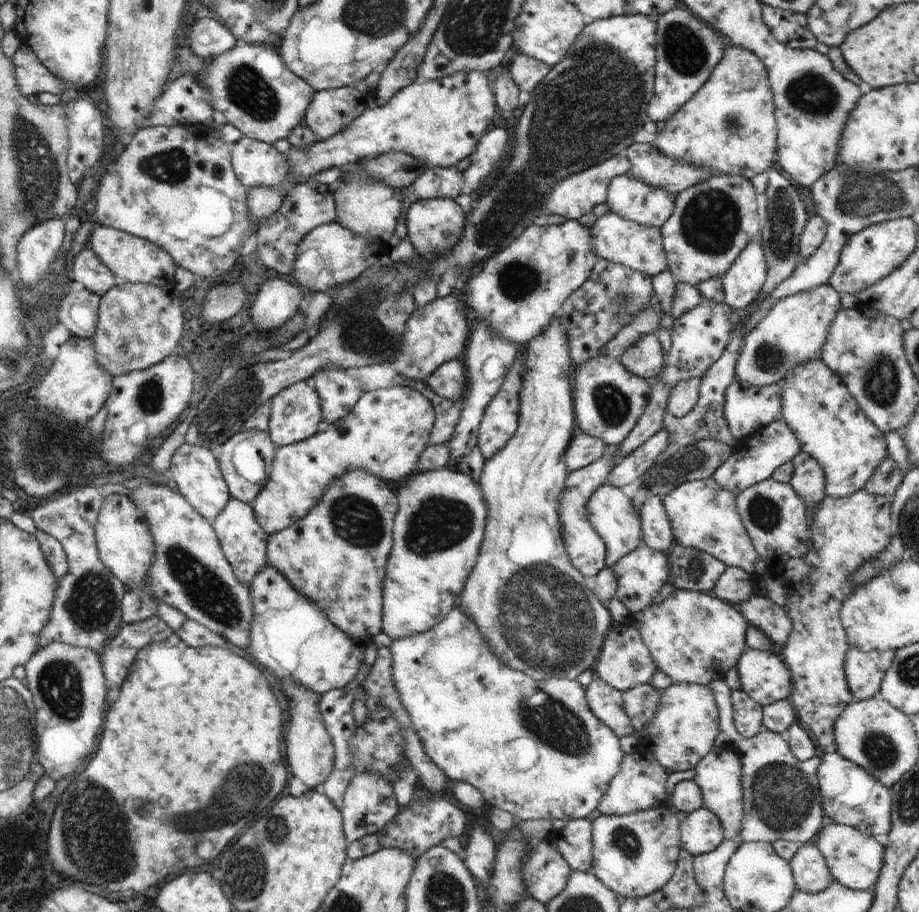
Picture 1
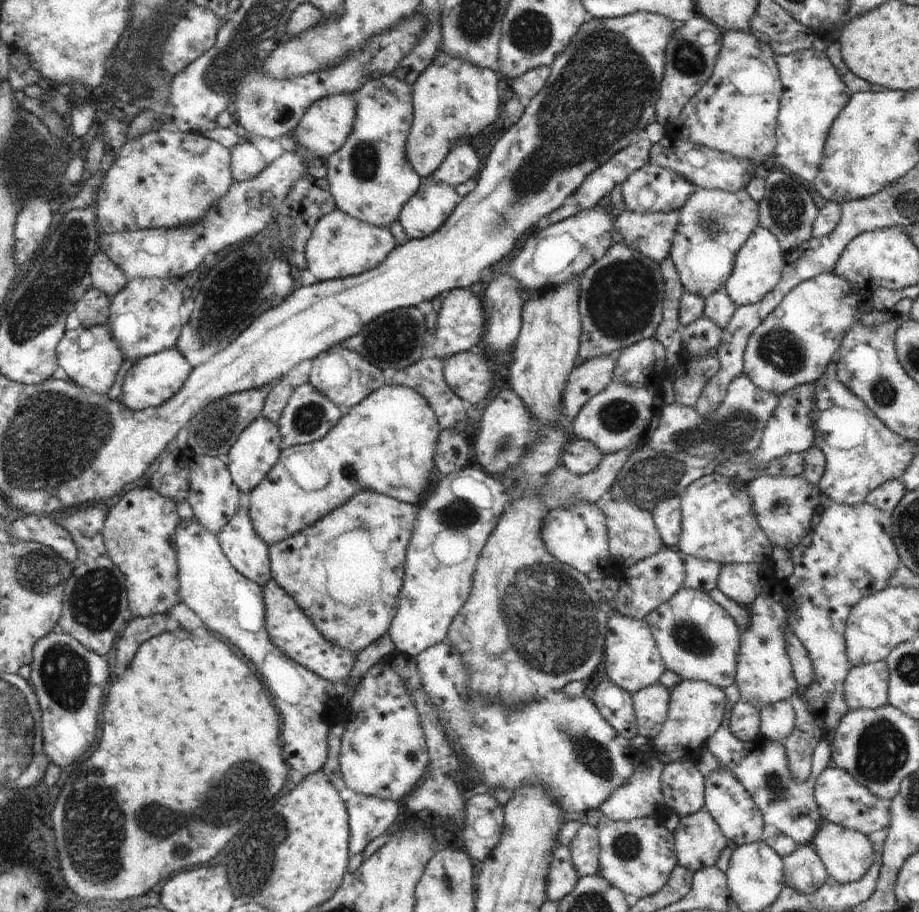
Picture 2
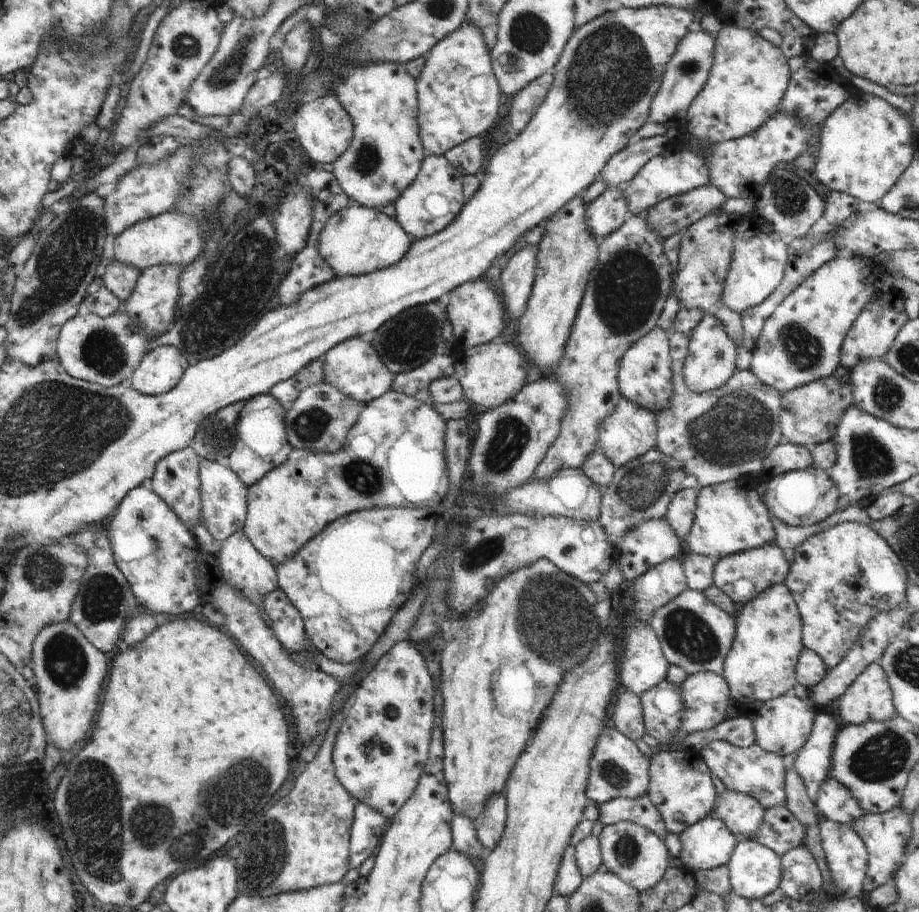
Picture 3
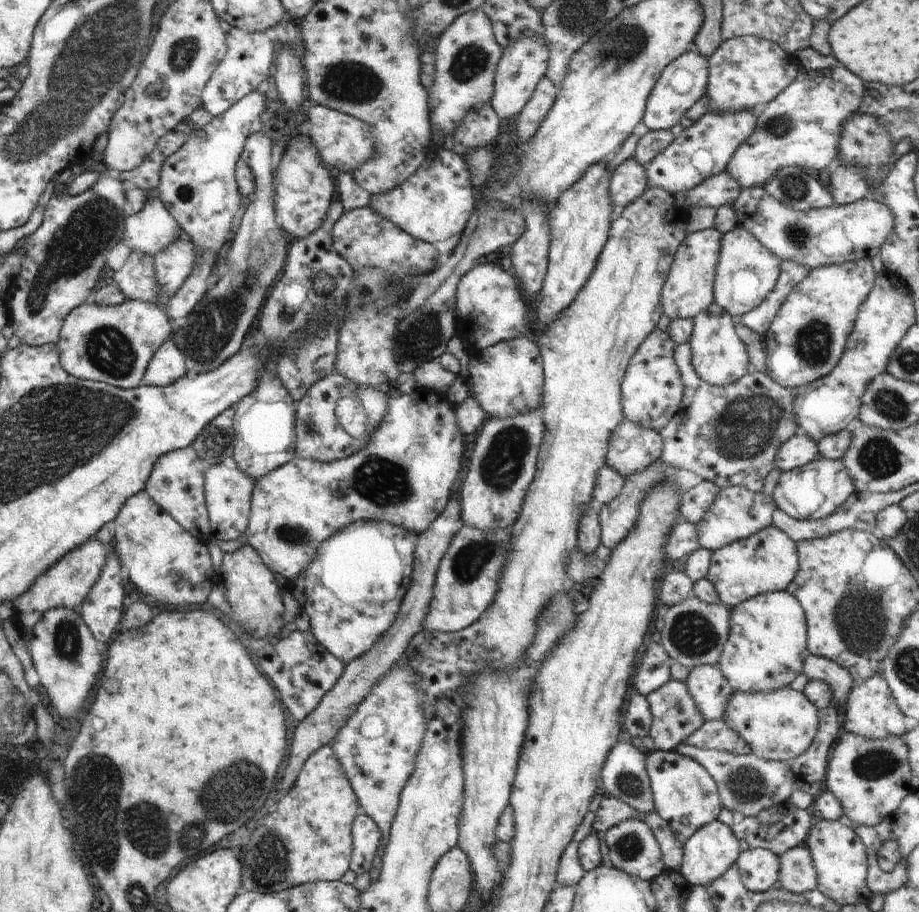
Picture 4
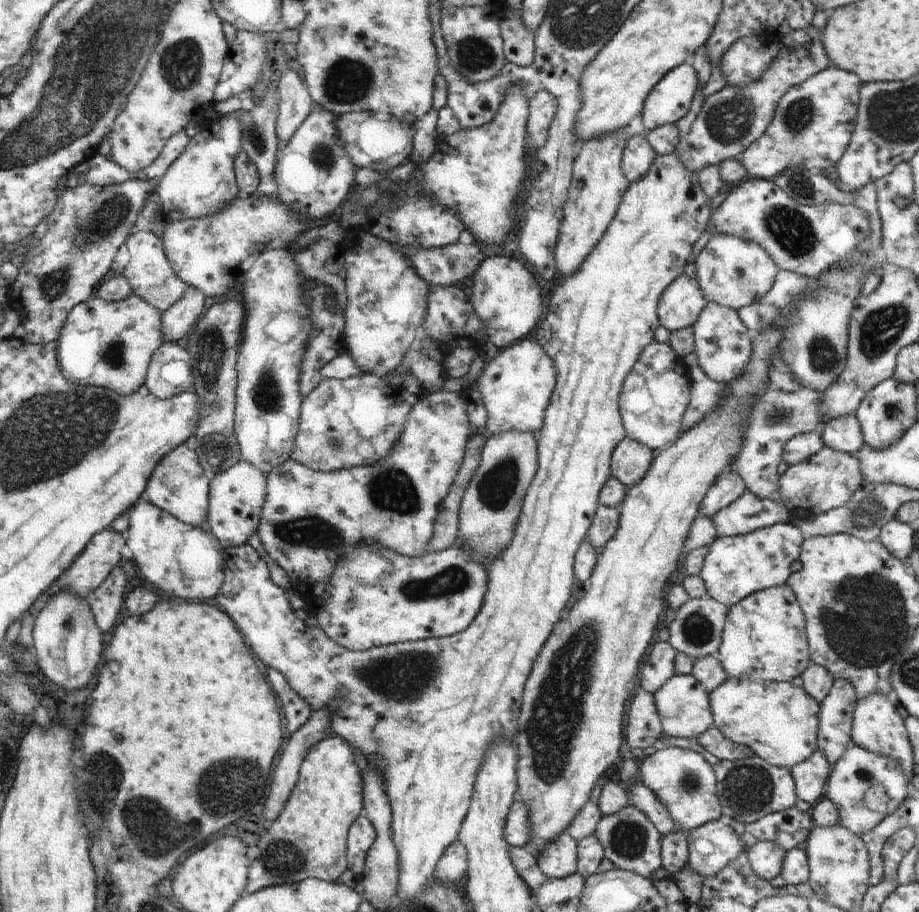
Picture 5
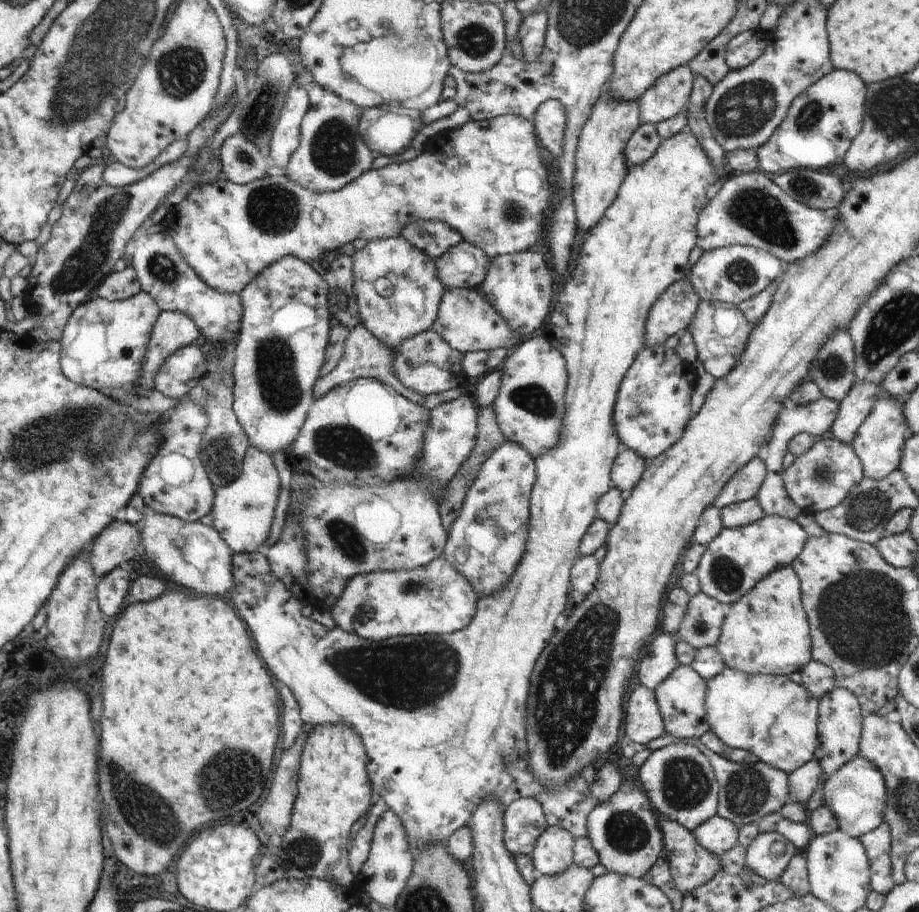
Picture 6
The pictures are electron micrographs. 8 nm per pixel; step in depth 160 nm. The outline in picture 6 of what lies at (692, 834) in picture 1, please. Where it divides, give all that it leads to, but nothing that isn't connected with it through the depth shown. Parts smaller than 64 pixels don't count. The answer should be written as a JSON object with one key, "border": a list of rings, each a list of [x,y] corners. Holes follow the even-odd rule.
{"border":[[[713,816],[691,832],[697,843],[712,854],[724,856],[738,844],[739,828],[721,816]]]}

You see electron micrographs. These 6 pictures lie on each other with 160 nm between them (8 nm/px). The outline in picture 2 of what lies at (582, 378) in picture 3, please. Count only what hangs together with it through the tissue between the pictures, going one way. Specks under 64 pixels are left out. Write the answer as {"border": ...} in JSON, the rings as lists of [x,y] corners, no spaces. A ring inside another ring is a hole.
{"border":[[[614,241],[606,254],[595,260],[578,279],[581,316],[579,352],[582,359],[589,361],[609,356],[647,336],[655,336],[664,315],[662,302],[665,298],[661,266],[657,262],[624,243]]]}

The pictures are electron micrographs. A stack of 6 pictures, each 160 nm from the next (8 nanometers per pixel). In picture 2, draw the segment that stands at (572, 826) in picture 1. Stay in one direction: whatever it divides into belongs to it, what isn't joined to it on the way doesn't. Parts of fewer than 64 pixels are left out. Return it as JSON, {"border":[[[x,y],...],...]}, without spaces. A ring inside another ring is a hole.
{"border":[[[583,824],[574,840],[569,844],[571,861],[580,877],[599,874],[599,834],[598,829],[589,824]]]}

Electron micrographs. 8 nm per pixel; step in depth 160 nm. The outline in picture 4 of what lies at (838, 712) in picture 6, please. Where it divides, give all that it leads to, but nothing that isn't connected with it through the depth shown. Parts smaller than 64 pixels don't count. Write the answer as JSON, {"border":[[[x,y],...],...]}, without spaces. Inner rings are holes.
{"border":[[[809,654],[805,658],[803,672],[810,679],[818,679],[830,685],[831,692],[833,693],[831,696],[830,707],[836,708],[836,712],[838,712],[839,707],[845,706],[846,699],[848,698],[848,695],[853,687],[853,678],[843,666],[836,664],[830,659],[824,657],[815,657],[814,655]]]}

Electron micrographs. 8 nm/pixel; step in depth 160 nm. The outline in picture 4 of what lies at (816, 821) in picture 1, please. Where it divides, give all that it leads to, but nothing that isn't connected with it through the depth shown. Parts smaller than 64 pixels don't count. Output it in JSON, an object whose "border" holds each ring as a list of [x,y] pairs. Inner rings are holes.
{"border":[[[836,708],[821,709],[816,736],[798,762],[767,761],[752,752],[738,755],[716,749],[700,749],[684,743],[676,746],[675,750],[697,760],[710,773],[716,781],[722,807],[740,814],[740,817],[753,817],[761,810],[788,801],[794,788],[814,798],[824,790],[829,758],[839,737],[840,721]]]}

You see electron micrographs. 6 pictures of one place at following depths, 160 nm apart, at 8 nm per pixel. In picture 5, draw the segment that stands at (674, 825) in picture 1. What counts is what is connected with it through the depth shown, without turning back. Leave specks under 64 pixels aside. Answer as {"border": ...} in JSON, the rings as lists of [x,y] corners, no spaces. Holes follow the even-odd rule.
{"border":[[[632,803],[621,808],[617,813],[602,815],[593,834],[602,845],[604,856],[616,866],[616,869],[630,871],[652,878],[663,874],[661,861],[661,834],[658,829]]]}

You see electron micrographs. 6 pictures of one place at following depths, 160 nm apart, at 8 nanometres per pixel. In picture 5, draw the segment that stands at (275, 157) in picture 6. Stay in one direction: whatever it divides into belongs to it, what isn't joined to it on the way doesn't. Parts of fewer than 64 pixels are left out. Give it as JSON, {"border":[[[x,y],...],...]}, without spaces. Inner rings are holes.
{"border":[[[294,69],[280,77],[277,82],[277,96],[277,138],[288,142],[311,113],[310,108],[314,102],[305,81],[300,79]]]}

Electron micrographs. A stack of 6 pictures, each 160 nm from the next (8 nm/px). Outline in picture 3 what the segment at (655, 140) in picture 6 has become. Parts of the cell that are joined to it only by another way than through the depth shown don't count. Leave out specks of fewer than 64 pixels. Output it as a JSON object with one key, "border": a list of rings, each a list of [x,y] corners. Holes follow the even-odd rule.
{"border":[[[620,187],[614,190],[608,188],[587,205],[586,220],[584,220],[586,232],[596,240],[604,240],[614,230],[618,230],[629,216]]]}

